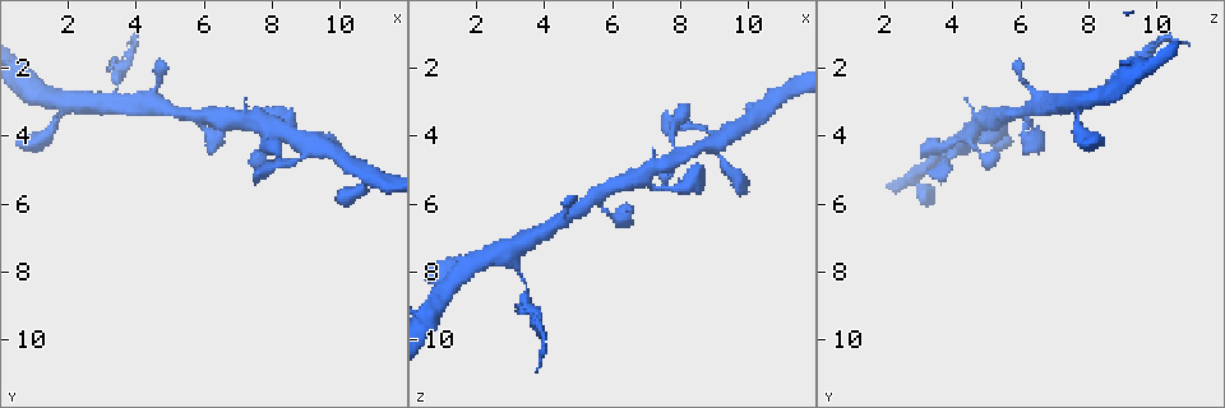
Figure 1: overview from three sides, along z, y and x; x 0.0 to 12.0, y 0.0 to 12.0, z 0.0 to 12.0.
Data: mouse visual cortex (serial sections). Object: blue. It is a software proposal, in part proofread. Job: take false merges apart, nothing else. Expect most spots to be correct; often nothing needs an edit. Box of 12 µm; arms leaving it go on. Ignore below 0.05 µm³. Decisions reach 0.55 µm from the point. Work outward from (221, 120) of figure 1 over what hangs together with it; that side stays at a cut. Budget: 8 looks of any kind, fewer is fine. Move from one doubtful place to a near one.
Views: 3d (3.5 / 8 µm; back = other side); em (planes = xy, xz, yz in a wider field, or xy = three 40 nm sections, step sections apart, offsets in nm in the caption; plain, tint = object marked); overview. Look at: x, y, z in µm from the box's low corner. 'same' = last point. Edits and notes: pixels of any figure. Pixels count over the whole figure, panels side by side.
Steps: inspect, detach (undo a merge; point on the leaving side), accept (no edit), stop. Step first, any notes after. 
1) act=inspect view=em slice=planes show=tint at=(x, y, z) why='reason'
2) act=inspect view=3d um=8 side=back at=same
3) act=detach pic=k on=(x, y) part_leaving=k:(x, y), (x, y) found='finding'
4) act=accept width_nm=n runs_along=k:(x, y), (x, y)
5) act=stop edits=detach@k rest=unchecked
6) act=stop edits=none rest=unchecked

act=inspect view=3d um=3.5 side=back at=(8.9, 4.2, 4.2) why='calibre changes'

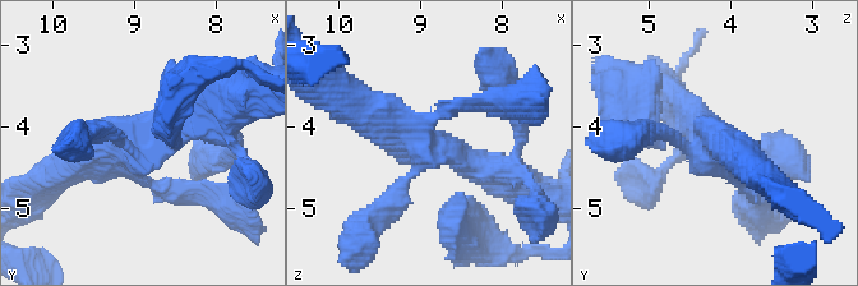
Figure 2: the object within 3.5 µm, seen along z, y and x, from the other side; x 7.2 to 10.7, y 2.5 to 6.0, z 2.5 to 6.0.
act=inspect view=em slice=xy step=2 show=tint at=(8.95, 4.20, 4.20) arms=4 arm_widths_nm=200,200,400,450 why='shape alone is not enough'

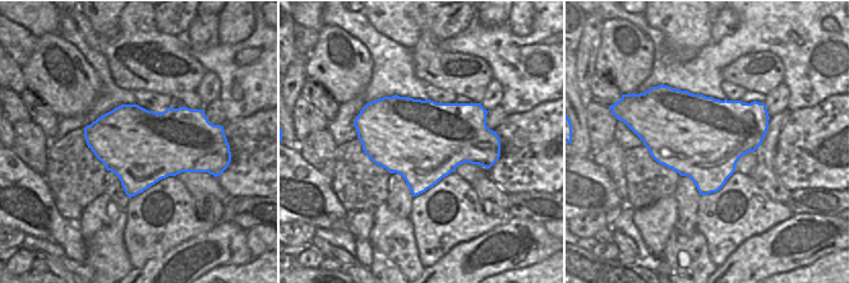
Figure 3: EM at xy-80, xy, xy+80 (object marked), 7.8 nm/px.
act=accept runs_along=2:(499, 170), (405, 138), (354, 109) found='one cell here'

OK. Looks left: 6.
act=inspect view=3d um=8 at=(7.6, 3.2, 5.5) why='thick turns thin'

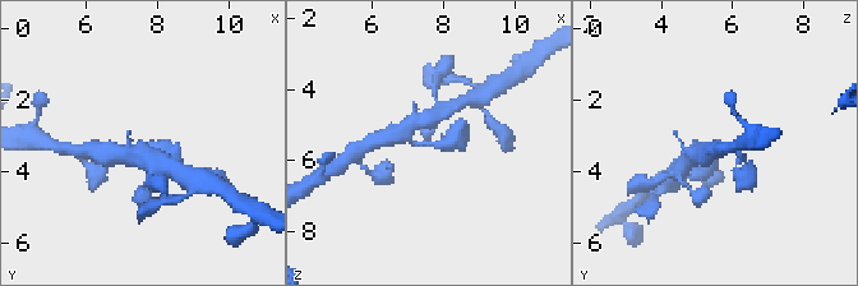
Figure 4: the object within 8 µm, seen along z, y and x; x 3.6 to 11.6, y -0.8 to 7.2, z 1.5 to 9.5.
act=inspect view=em slice=xy step=3 show=tint at=same arm_widths_nm=350,400 why='now the EM'

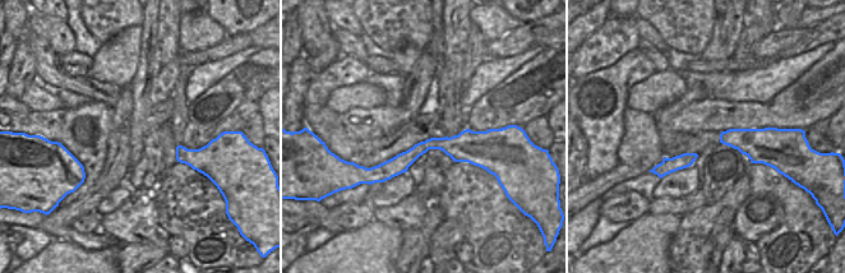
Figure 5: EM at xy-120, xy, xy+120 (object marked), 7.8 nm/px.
act=accept runs_along=4:(114, 152), (162, 146), (174, 160) found='one cell here'

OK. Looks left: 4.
act=inspect view=3d um=3.5 at=(3.5, 2.5, 8.4) why='thick turns thin'

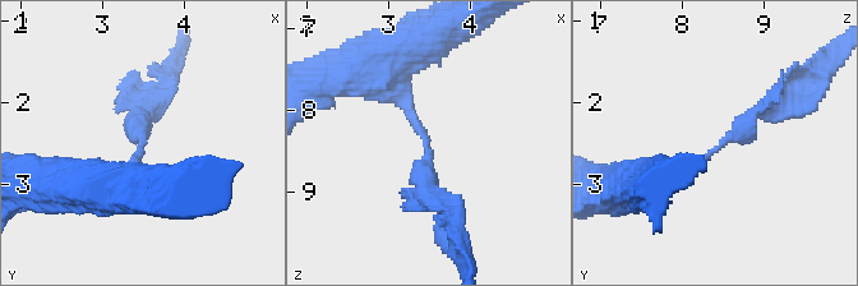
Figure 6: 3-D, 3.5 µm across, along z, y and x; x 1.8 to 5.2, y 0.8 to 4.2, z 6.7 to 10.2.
act=inspect view=em slice=xy step=3 show=tint at=(3.45, 2.60, 8.40) arm_widths_nm=150,200

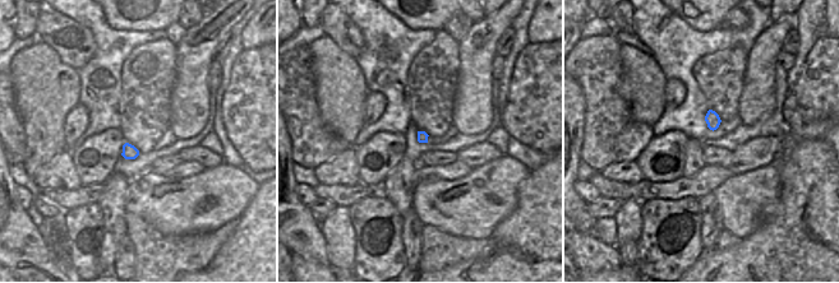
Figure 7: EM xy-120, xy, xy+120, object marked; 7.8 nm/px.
act=detach pic=6 on=(141, 141) width_nm=80 part_leaving=6:(415, 118), (427, 138), (430, 190), (451, 206) found='two cells meet here'

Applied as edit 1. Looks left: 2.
act=stop edits=detach@6 rest=unchecked

